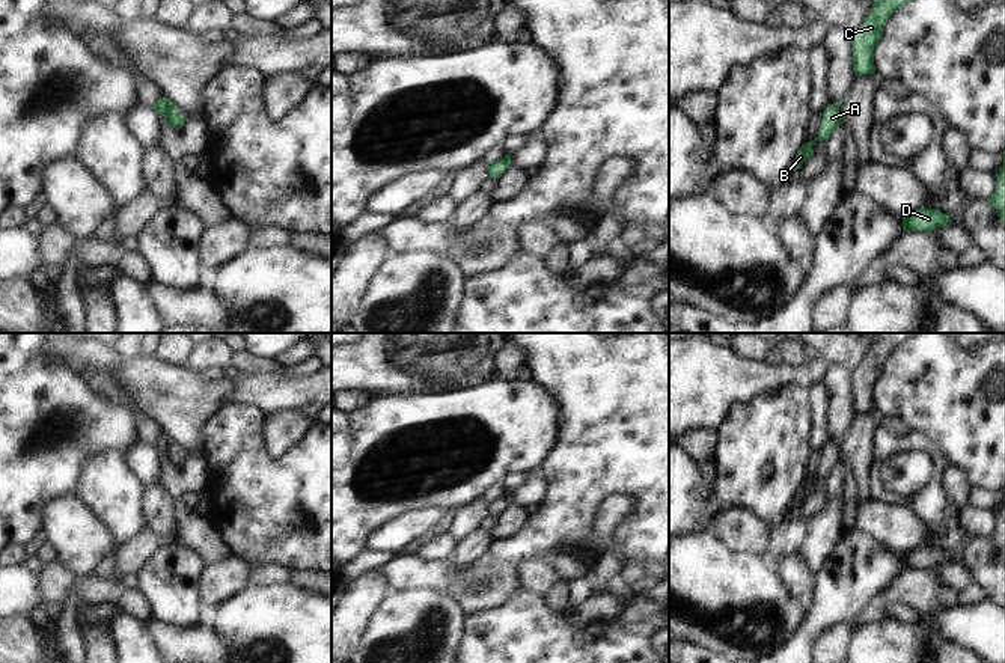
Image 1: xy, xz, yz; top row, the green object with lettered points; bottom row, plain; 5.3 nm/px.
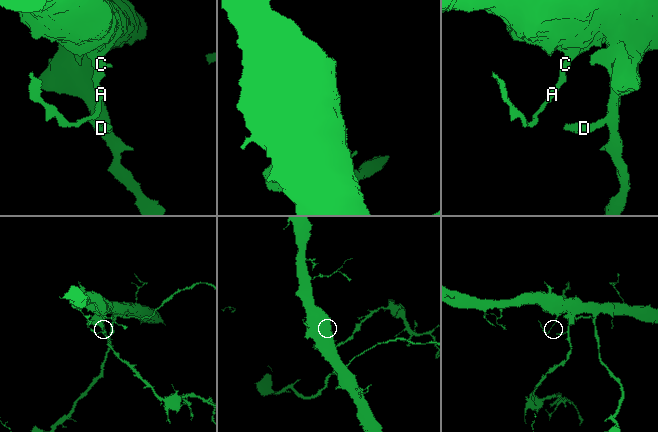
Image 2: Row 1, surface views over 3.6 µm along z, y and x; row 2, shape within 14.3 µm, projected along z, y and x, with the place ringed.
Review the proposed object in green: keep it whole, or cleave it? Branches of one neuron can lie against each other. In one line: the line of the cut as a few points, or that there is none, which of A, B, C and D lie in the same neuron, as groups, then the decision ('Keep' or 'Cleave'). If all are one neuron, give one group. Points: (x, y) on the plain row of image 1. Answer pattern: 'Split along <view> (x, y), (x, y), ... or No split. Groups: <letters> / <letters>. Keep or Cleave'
Split along xy (171, 440), (163, 451). Groups: A B / C D. Cleave.

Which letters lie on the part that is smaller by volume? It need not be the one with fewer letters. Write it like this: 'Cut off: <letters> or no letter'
Cut off: A, B

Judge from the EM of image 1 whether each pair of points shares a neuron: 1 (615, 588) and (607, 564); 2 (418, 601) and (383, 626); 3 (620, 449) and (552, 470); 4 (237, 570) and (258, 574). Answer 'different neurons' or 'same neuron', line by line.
1: different neurons
2: same neuron
3: same neuron
4: different neurons

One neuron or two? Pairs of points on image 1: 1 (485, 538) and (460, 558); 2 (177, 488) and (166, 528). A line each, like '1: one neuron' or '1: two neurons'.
1: one neuron
2: two neurons

